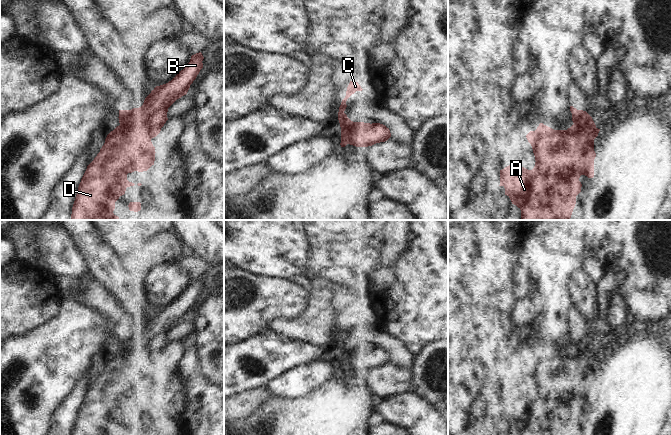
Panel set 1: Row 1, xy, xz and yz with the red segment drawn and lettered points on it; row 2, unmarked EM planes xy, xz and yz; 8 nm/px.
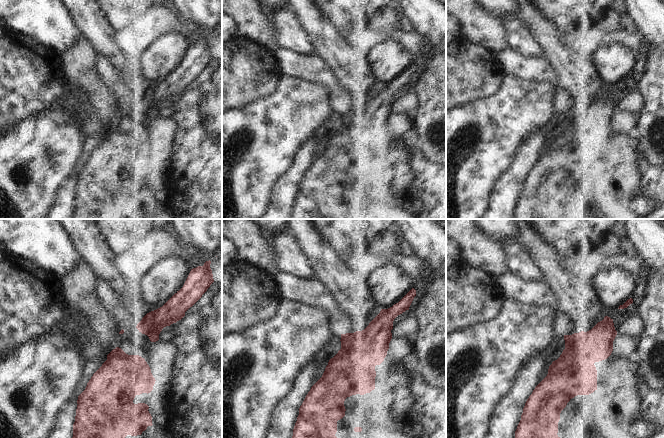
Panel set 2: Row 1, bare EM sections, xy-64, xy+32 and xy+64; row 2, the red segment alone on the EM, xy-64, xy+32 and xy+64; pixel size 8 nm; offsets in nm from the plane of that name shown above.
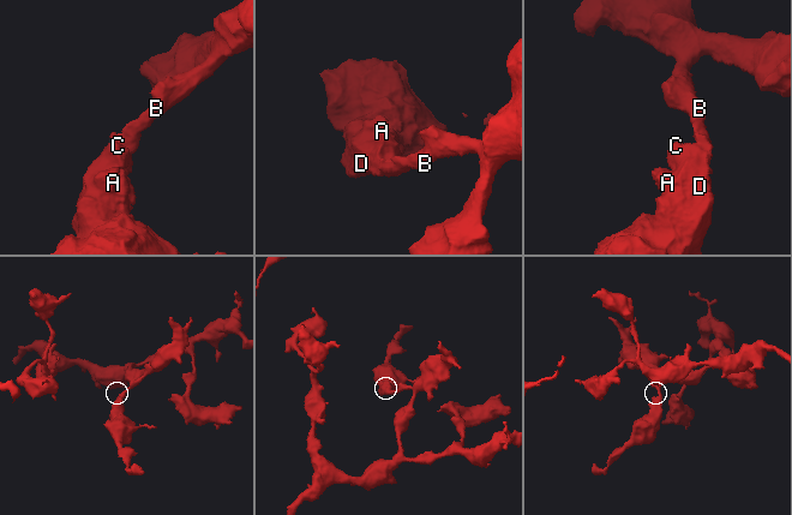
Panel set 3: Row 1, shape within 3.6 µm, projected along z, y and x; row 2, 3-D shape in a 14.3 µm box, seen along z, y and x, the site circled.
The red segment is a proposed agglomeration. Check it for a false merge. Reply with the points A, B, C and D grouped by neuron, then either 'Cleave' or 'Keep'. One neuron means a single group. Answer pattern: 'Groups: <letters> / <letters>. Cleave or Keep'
Groups: A B C D. Keep.

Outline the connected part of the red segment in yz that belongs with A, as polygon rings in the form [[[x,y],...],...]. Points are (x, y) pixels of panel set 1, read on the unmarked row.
[[[570,330],[573,349],[567,354],[554,354],[540,347],[535,355],[530,355],[526,362],[531,368],[535,380],[535,390],[528,394],[521,390],[509,389],[500,394],[500,409],[505,412],[512,428],[521,435],[573,435],[576,428],[576,420],[581,416],[582,408],[579,405],[581,399],[588,402],[594,401],[594,363],[598,360],[598,353],[592,341],[583,334],[577,334]]]

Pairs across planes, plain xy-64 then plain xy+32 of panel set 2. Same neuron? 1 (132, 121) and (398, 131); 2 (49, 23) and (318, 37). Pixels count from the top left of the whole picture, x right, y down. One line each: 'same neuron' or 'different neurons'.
1: same neuron
2: different neurons

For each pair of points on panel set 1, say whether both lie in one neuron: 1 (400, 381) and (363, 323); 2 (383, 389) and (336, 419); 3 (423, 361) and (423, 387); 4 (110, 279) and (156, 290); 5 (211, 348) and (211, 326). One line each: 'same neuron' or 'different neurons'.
1: different neurons
2: different neurons
3: same neuron
4: different neurons
5: same neuron

